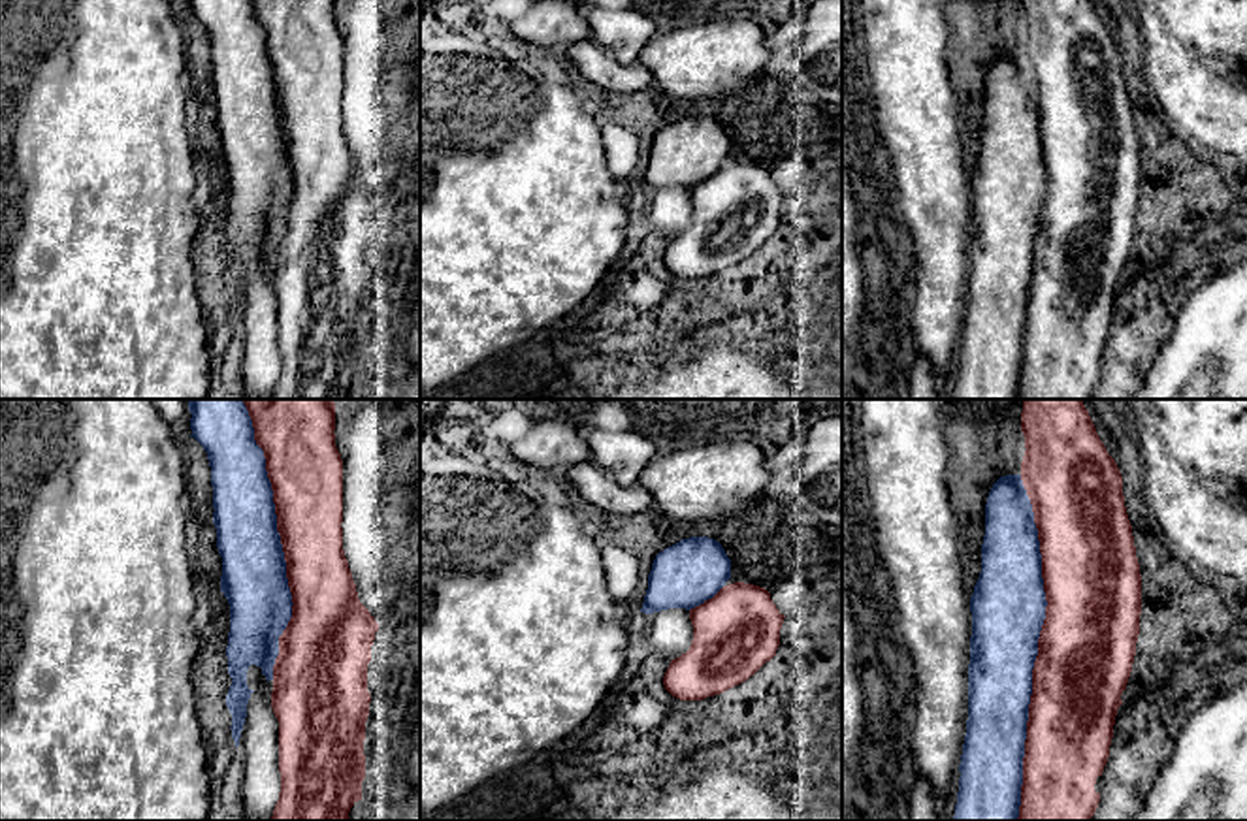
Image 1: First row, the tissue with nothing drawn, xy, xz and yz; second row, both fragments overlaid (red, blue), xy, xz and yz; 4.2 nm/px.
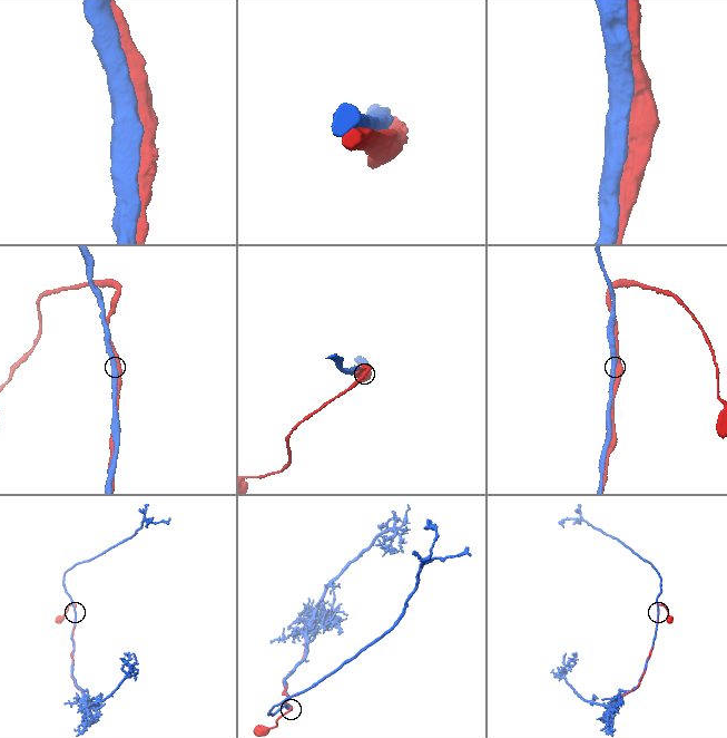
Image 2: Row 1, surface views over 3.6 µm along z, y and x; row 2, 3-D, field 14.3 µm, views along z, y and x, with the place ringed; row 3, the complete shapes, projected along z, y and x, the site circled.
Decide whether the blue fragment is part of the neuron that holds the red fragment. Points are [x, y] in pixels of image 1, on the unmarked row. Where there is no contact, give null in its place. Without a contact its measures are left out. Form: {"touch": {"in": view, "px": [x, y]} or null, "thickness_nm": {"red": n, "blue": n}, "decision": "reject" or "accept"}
{"touch": {"in": "yz", "px": [1038, 226]}, "thickness_nm": {"red": 420, "blue": 320}, "decision": "accept"}

